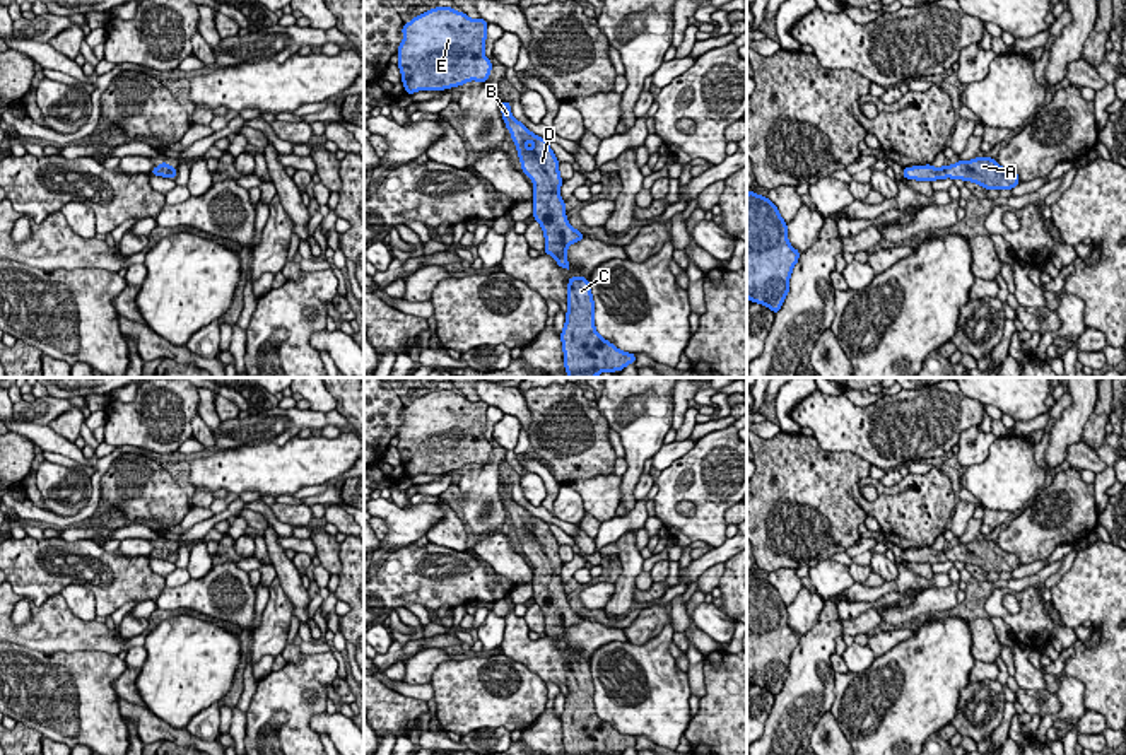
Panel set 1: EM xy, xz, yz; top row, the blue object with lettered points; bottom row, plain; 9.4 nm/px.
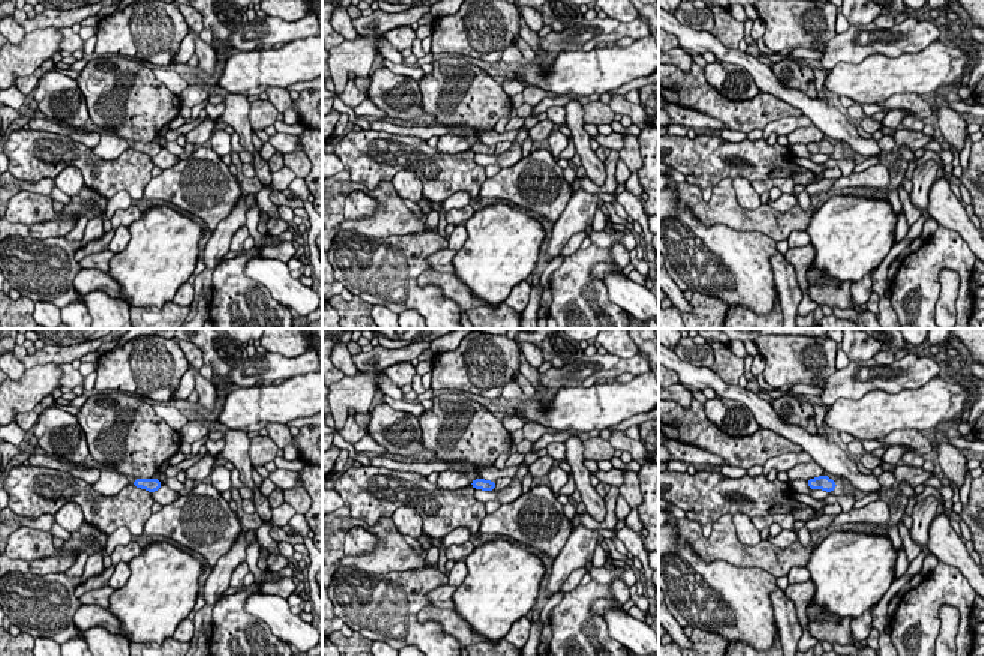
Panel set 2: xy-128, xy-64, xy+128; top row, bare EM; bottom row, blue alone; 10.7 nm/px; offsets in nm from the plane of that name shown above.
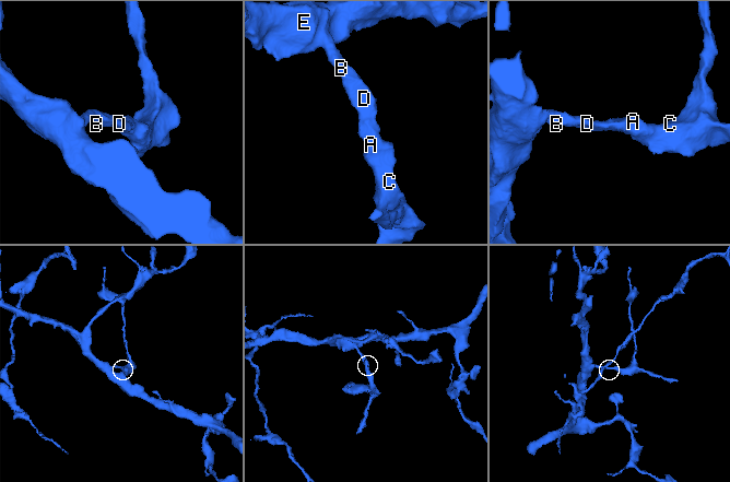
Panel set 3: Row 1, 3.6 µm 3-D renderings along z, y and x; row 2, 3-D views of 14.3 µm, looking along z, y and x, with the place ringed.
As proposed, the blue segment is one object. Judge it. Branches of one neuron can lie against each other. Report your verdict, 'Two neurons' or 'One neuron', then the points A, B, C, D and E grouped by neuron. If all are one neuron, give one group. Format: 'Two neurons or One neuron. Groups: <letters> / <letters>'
One neuron. Groups: A B C D E

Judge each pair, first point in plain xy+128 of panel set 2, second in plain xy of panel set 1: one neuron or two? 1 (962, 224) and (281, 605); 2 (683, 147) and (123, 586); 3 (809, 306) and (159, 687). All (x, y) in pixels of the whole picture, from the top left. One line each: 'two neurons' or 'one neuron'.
1: two neurons
2: one neuron
3: two neurons

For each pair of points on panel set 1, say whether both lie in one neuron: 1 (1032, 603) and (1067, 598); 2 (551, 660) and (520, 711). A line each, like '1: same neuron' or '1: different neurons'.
1: different neurons
2: different neurons

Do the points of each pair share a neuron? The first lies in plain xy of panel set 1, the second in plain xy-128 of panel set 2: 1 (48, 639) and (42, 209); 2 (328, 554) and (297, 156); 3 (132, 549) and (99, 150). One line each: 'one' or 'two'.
1: two
2: one
3: one

